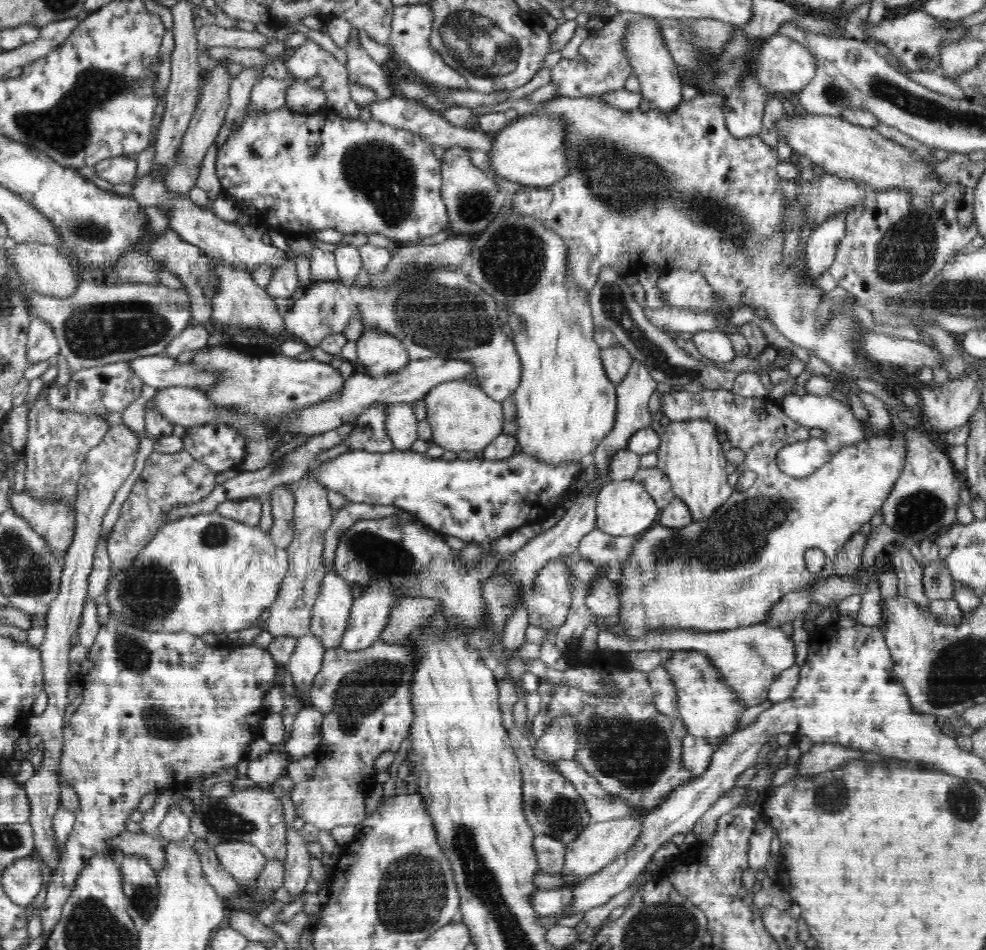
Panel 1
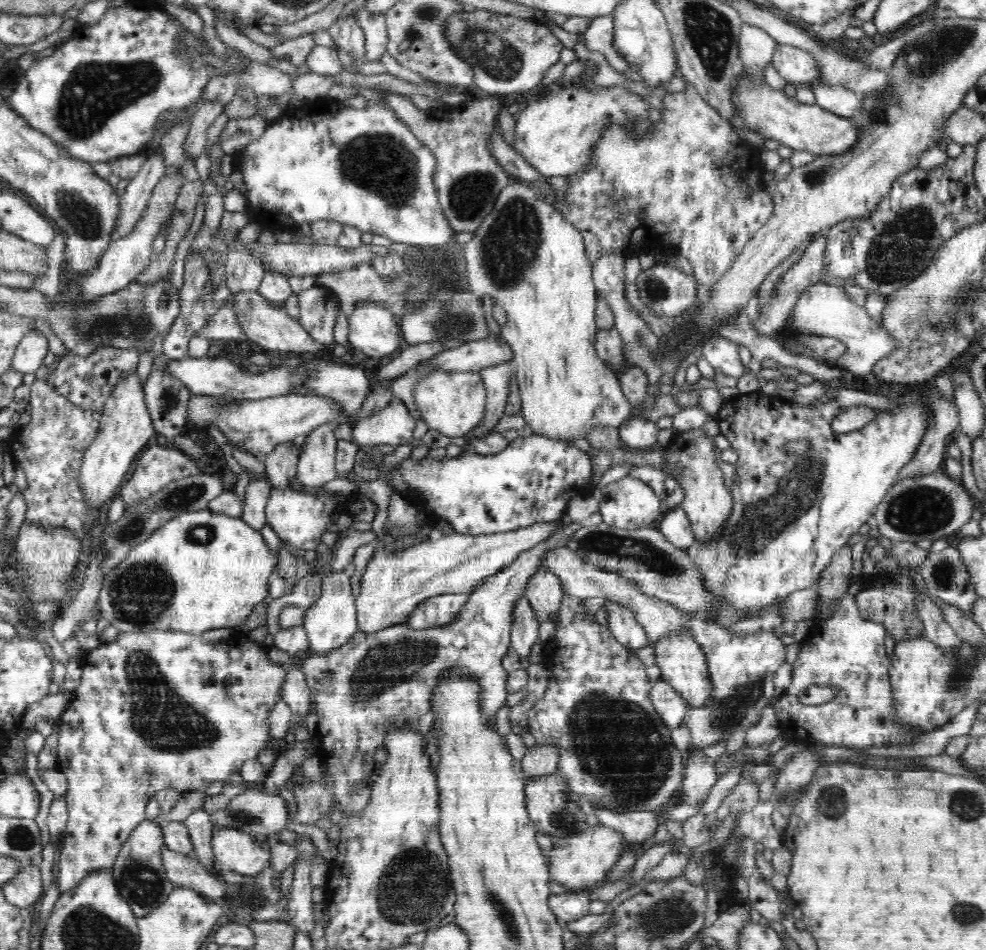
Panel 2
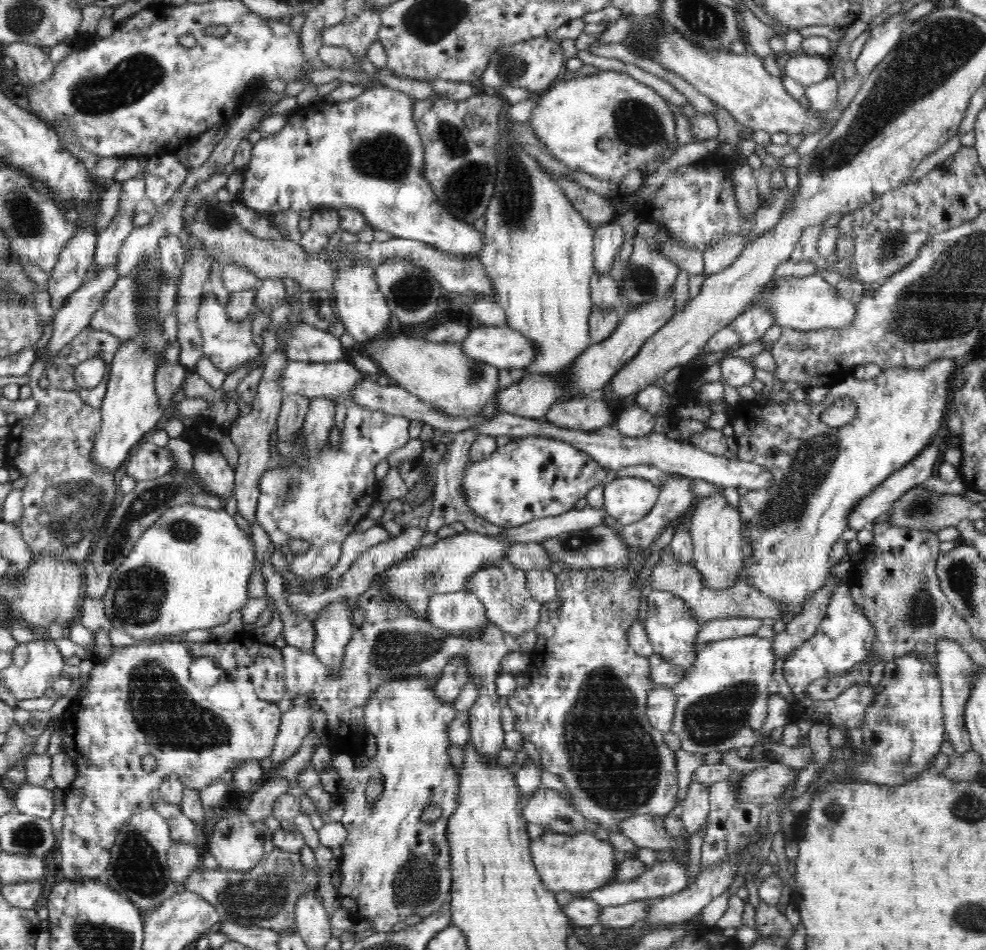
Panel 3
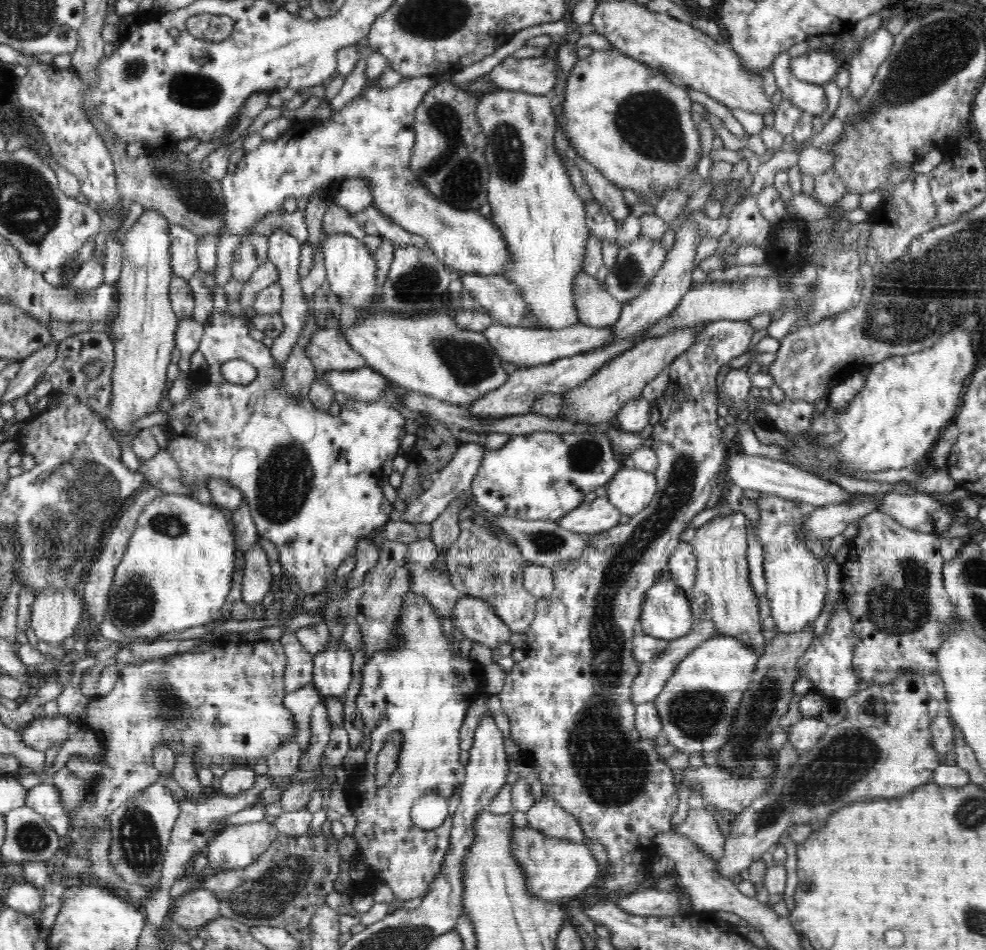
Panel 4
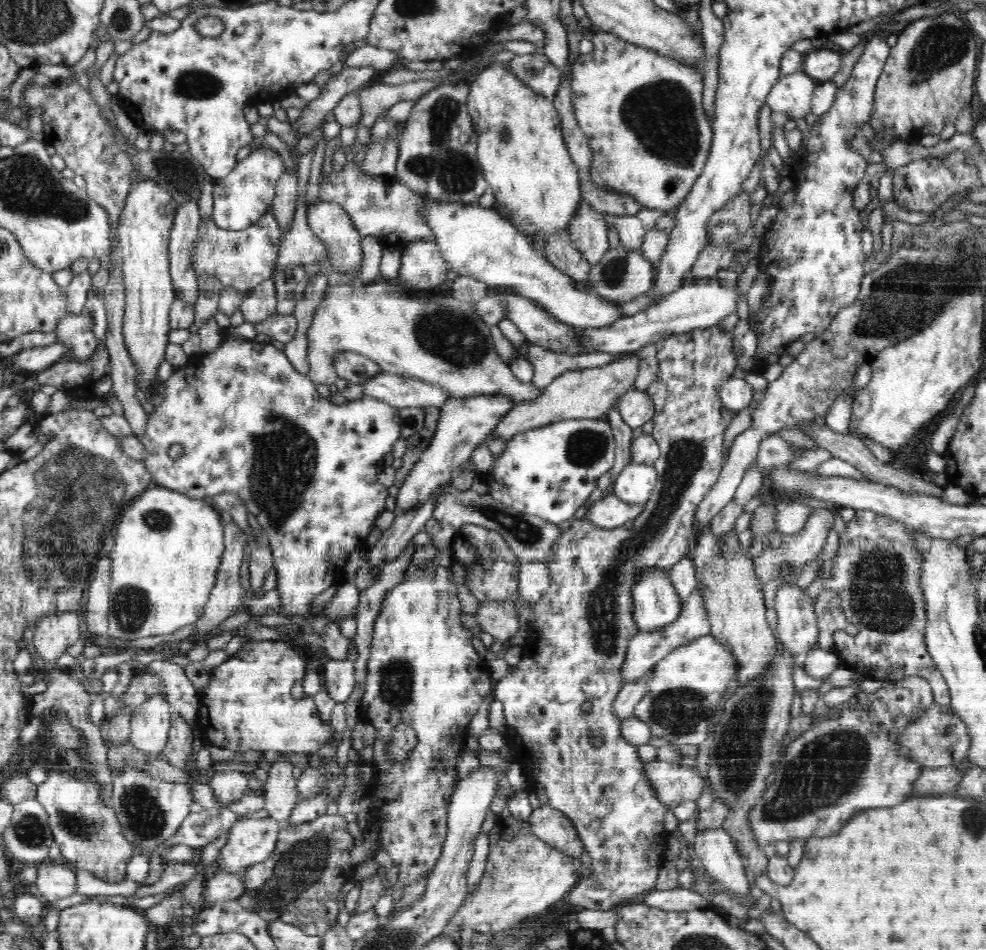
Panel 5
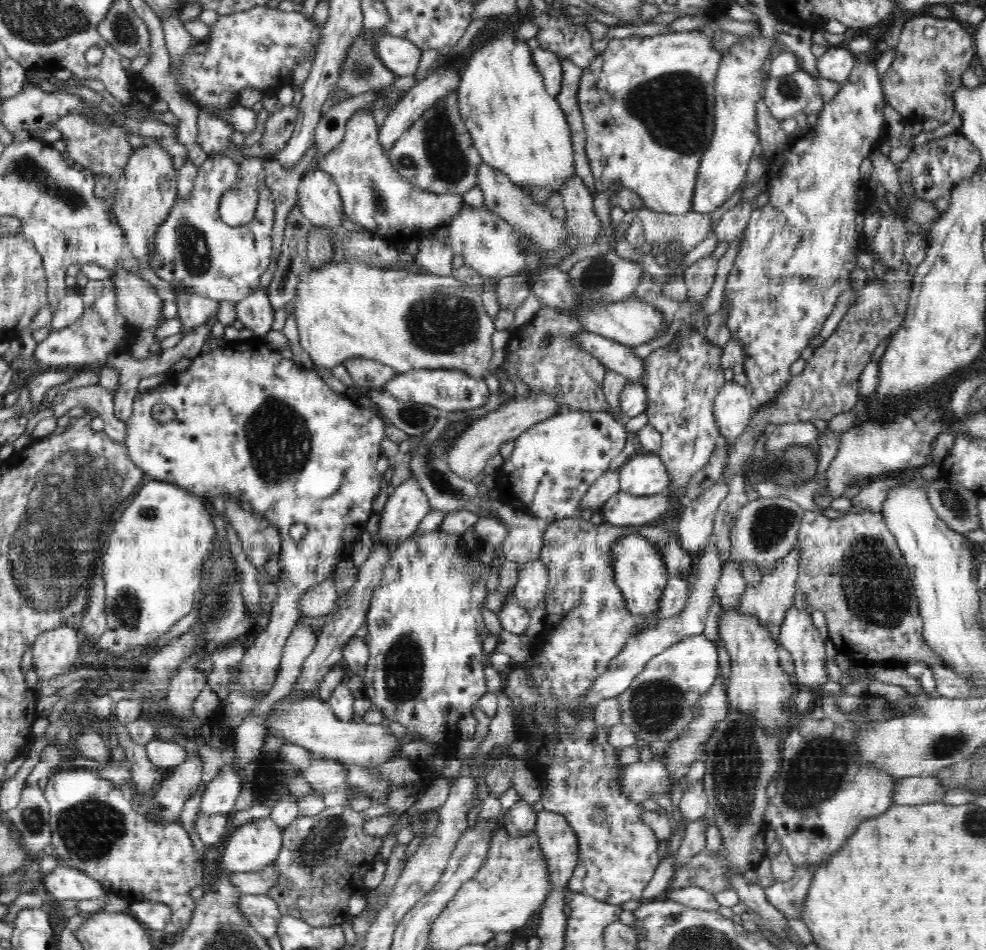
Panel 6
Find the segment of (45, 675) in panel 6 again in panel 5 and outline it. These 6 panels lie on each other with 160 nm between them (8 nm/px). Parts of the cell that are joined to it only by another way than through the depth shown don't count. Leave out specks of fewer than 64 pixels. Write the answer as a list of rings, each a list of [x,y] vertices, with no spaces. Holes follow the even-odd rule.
[[[58,612],[43,616],[34,628],[36,652],[46,661],[55,661],[80,640],[80,612]]]

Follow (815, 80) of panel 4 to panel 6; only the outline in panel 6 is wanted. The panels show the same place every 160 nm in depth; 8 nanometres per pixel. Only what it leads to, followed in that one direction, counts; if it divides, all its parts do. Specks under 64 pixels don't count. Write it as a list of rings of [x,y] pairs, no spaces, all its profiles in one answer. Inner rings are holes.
[[[831,46],[817,60],[818,76],[827,82],[846,84],[856,62],[856,56],[848,48]]]

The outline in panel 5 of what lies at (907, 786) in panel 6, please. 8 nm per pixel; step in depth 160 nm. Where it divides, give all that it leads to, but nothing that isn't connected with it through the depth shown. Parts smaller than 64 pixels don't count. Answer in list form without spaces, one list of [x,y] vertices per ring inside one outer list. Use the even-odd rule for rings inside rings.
[[[955,765],[924,768],[914,784],[911,795],[954,795],[962,781],[963,774]]]

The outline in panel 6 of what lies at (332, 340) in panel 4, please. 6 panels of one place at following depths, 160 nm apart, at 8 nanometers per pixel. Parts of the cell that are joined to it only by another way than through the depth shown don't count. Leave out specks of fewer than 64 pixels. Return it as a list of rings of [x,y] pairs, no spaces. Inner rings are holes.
[[[362,357],[346,359],[341,364],[344,365],[356,384],[369,390],[377,389],[382,391],[385,384],[398,374],[394,368],[387,364],[372,359],[363,359]]]

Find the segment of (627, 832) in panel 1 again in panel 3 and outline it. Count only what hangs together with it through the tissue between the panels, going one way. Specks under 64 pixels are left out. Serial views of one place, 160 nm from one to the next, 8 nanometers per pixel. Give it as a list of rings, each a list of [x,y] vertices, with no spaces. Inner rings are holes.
[[[585,830],[582,833],[574,833],[573,835],[560,834],[552,831],[545,832],[540,838],[531,839],[530,853],[532,853],[532,860],[536,865],[536,870],[544,886],[549,891],[562,892],[567,890],[570,893],[578,893],[584,891],[593,891],[607,885],[614,879],[615,872],[618,868],[618,863],[614,860],[615,848],[609,841],[600,840],[596,838],[594,832]]]

